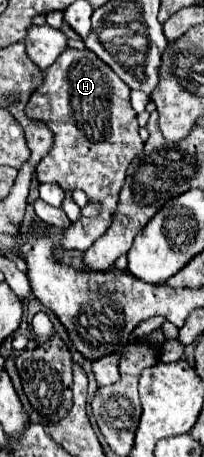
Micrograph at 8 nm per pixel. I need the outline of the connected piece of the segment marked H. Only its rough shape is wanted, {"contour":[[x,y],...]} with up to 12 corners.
{"contour":[[67,47],[25,113],[53,133],[39,183],[81,189],[99,217],[63,231],[87,251],[143,151],[129,87]]}

